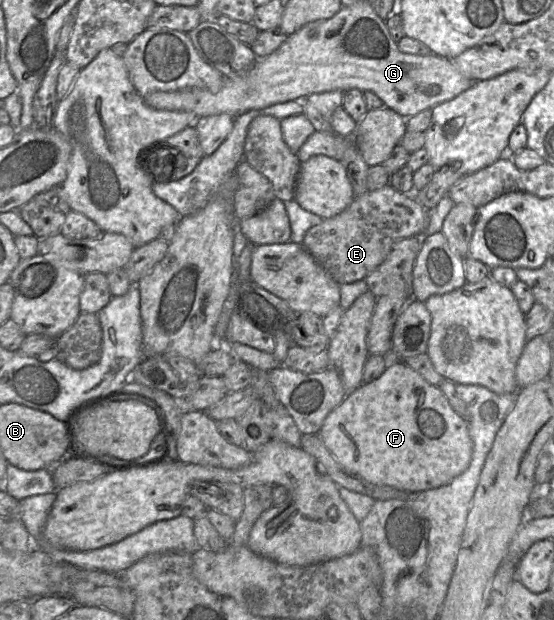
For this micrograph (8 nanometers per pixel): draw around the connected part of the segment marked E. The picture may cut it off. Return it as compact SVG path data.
M388 184L355 198L342 213L309 229L302 245L338 285L343 285L364 280L382 264L396 242L423 234L428 225L428 210Z

